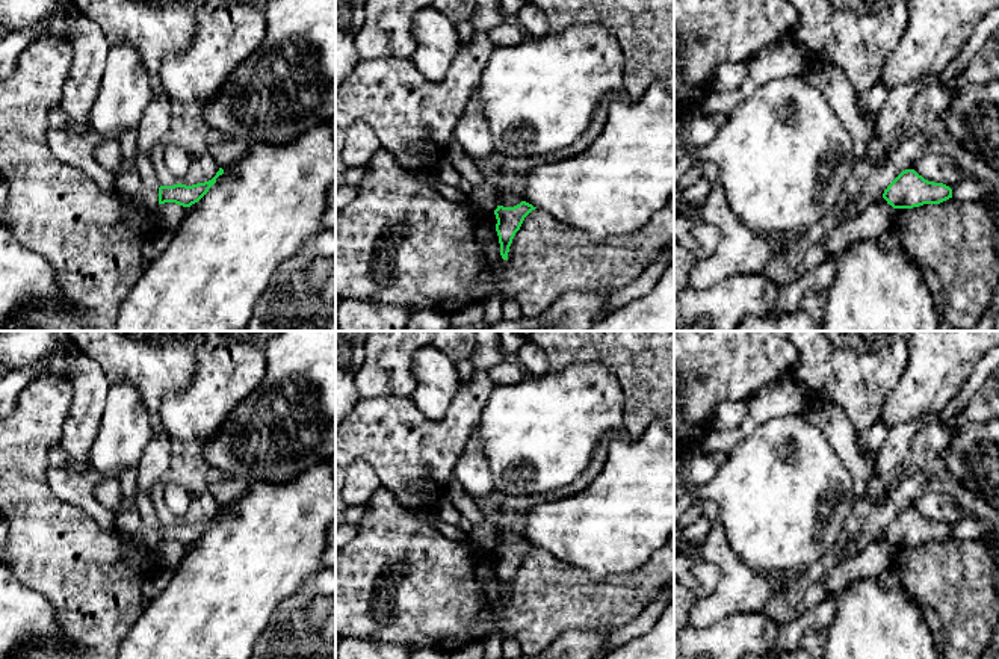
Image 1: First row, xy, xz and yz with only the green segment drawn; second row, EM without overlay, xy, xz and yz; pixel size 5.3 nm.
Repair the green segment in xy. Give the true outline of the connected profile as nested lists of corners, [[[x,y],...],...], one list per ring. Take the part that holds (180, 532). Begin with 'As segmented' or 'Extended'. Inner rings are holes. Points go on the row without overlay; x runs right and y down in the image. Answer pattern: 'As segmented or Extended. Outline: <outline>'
As segmented. Outline: [[[219,506],[216,514],[204,521],[186,524],[186,523],[174,523],[174,524],[160,524],[159,526],[159,543],[175,541],[183,546],[190,546],[198,541],[209,528],[216,521],[216,517],[224,512],[224,508]]]

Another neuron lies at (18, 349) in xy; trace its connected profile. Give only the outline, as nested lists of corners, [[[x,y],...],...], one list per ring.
[[[0,331],[0,366],[8,372],[18,372],[36,366],[39,376],[70,381],[70,360],[83,352],[74,343],[68,333],[63,342],[59,342],[54,331]]]

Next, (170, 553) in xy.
[[[165,541],[156,546],[156,558],[159,561],[159,570],[171,570],[174,571],[183,555],[186,552],[186,546],[178,544],[175,541]]]

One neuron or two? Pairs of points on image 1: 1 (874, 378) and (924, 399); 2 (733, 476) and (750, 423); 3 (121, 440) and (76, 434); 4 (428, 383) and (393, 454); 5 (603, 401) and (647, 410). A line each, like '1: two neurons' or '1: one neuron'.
1: two neurons
2: two neurons
3: two neurons
4: two neurons
5: two neurons

